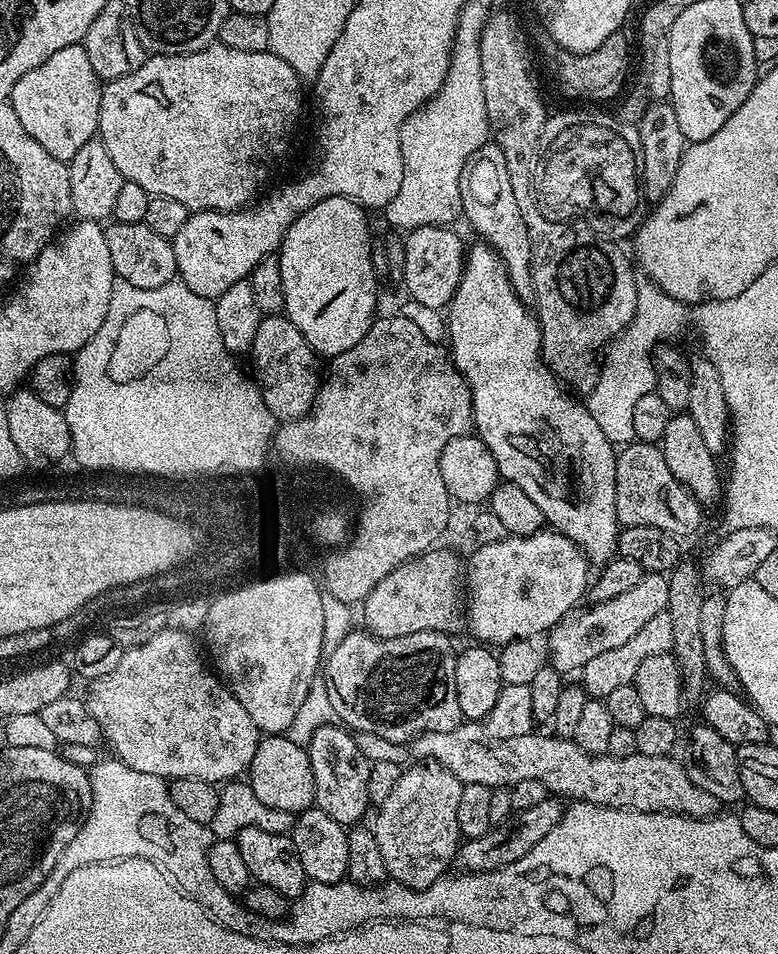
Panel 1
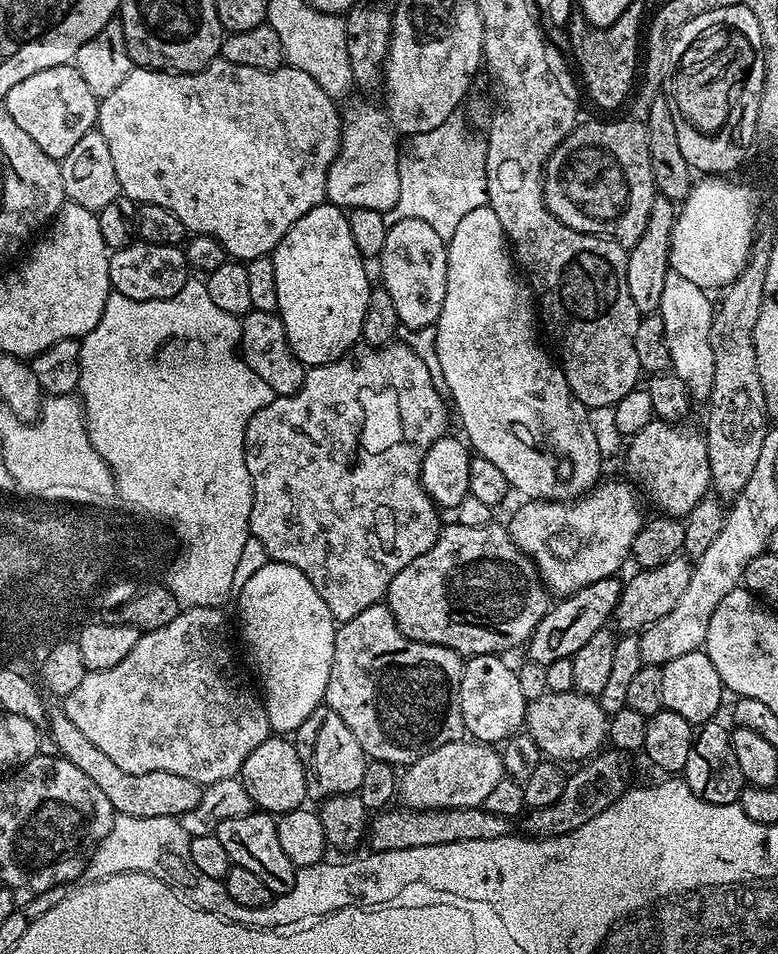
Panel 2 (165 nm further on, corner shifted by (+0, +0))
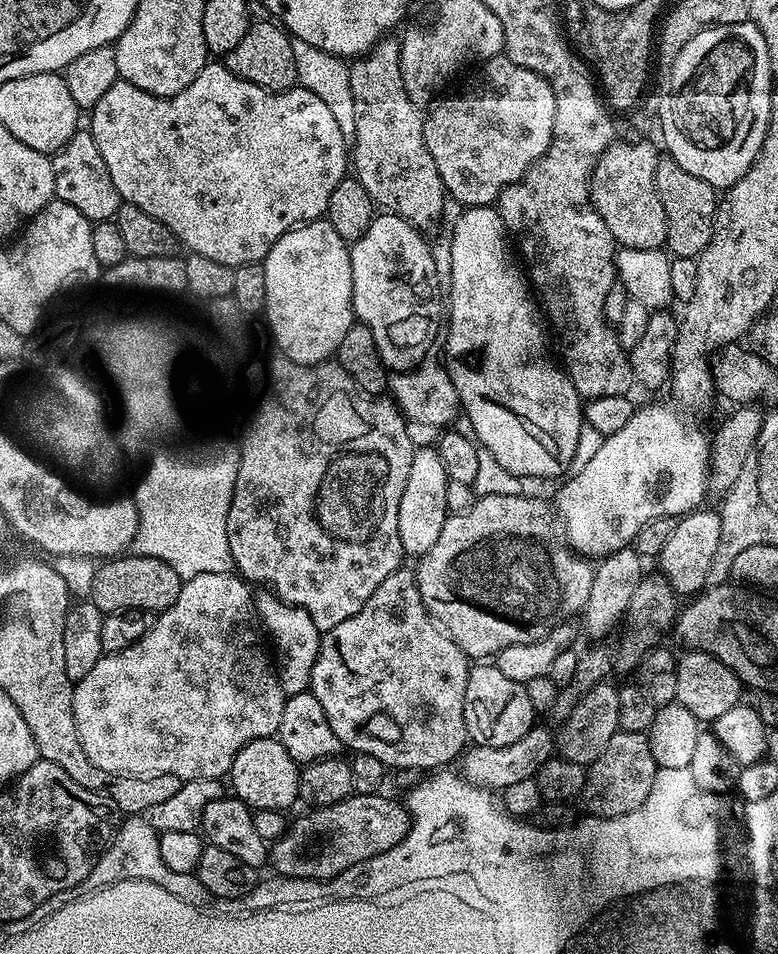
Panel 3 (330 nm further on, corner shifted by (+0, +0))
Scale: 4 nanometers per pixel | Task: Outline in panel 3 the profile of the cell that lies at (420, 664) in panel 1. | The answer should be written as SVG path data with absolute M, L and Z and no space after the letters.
M401 566L394 574L390 574L390 578L386 578L386 582L382 582L382 586L378 586L378 590L374 590L374 594L370 594L370 598L366 598L362 610L358 610L358 614L354 614L354 618L346 618L346 622L338 622L338 626L334 626L334 630L321 635L318 658L314 662L312 671L310 691L322 705L322 714L326 714L326 722L330 722L330 730L334 730L334 734L338 734L341 745L347 751L349 748L349 753L371 754L374 758L378 758L378 762L382 762L385 769L388 770L392 770L392 768L440 770L451 765L448 763L452 759L453 763L465 751L466 745L469 743L466 718L464 717L464 695L466 694L466 678L469 667L469 657L465 656L464 651L451 640L447 632L429 616L428 611L424 608L424 604L420 600L420 592L416 589L415 571L411 567Z

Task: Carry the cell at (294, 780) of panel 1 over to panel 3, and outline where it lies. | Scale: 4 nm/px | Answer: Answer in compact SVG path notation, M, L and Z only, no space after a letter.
M270 736L258 738L238 750L232 763L231 780L231 791L236 799L253 810L287 810L292 803L297 803L300 795L300 768L290 758L290 754L286 754L286 746L282 746L279 739Z

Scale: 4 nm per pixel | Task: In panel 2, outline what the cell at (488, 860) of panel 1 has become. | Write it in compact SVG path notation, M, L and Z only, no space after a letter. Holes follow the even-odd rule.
M600 754L591 762L584 762L576 773L568 776L566 786L562 790L562 798L558 802L550 802L550 806L533 808L523 817L523 831L532 838L547 838L550 836L564 836L567 832L578 830L602 810L609 807L625 791L624 776L620 773L617 757ZM597 759L597 760L596 760ZM596 760L596 761L595 761ZM592 763L593 764L588 764ZM529 815L529 816L528 816ZM528 816L528 817L527 817ZM528 831L528 832L527 832Z

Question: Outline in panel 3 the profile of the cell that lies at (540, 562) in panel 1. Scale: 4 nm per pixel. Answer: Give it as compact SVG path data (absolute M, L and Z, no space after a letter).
M648 404L645 408L637 407L633 411L630 422L626 422L626 426L622 426L622 430L616 431L614 434L604 437L602 446L598 446L594 458L590 462L586 462L586 466L582 466L580 472L572 472L560 488L560 493L556 496L556 504L554 500L554 512L562 521L562 536L569 548L573 552L580 553L585 558L603 558L609 556L611 552L617 552L620 548L629 547L635 541L638 530L642 530L642 526L646 526L646 522L650 522L650 518L662 518L663 516L682 517L690 512L697 511L701 507L700 504L704 500L704 496L709 495L708 491L708 469L712 459L712 445L710 443L709 433L704 433L696 424L691 424L686 417L680 412L675 412L668 404Z

